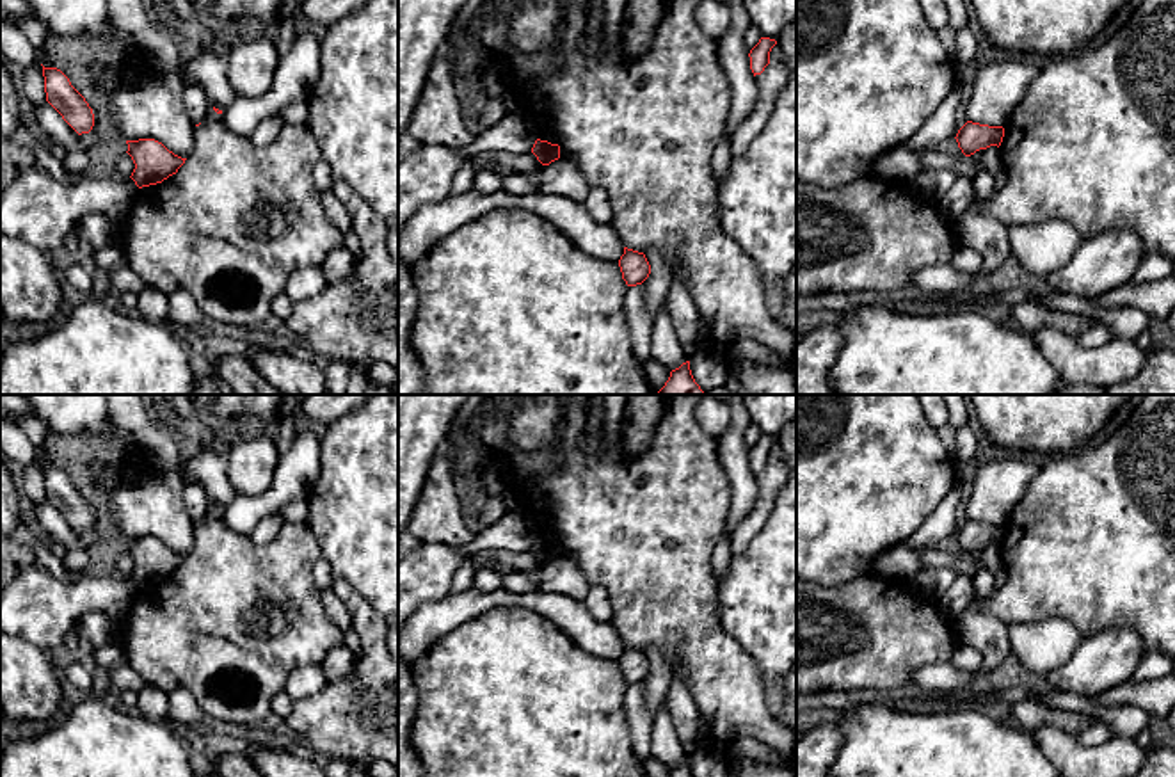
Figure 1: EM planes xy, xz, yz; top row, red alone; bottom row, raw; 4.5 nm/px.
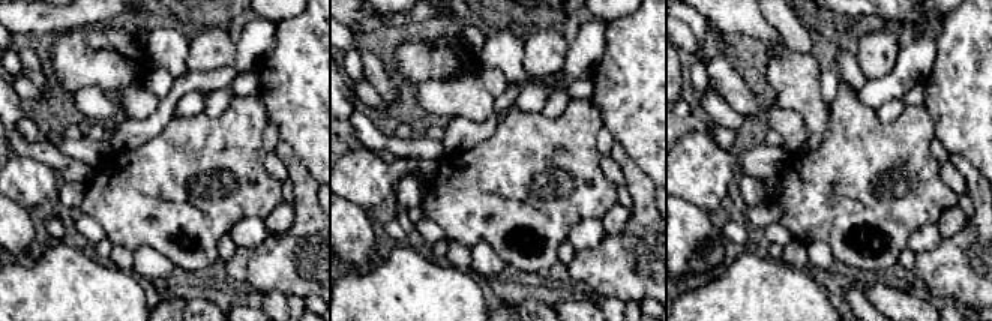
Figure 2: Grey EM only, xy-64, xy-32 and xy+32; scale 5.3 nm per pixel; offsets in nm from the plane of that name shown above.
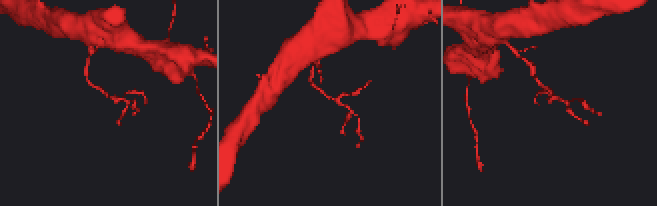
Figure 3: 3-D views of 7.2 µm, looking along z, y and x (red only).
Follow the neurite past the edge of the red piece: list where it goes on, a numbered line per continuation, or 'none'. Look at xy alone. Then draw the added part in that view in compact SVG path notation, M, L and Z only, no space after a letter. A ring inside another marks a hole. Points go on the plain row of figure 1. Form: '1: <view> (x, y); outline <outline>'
none

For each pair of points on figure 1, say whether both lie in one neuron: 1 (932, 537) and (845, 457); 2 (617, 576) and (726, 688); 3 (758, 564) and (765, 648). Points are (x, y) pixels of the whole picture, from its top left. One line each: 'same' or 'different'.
1: different
2: same
3: same

